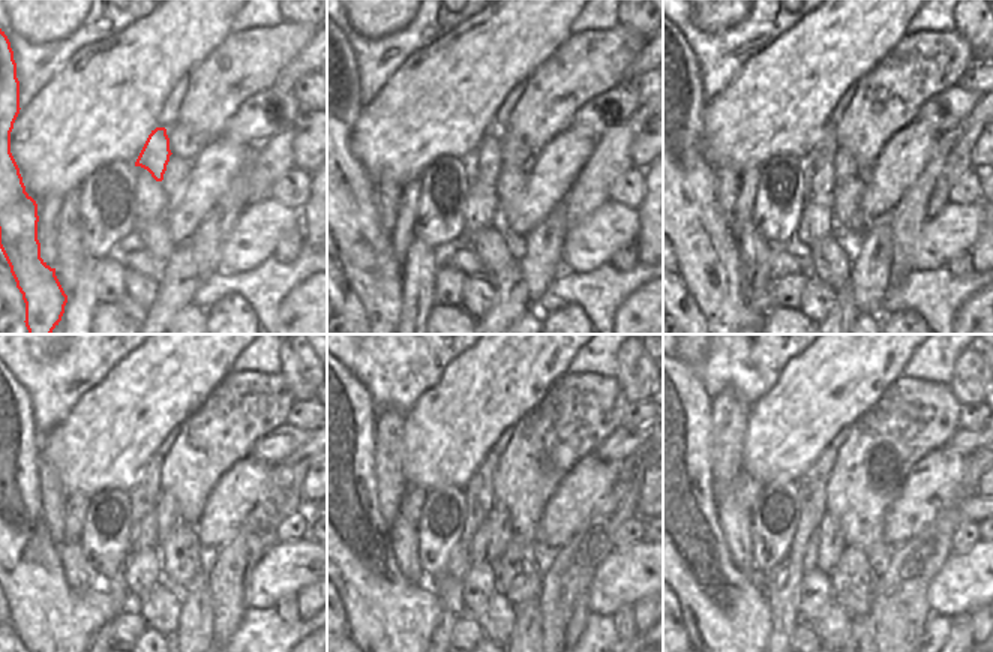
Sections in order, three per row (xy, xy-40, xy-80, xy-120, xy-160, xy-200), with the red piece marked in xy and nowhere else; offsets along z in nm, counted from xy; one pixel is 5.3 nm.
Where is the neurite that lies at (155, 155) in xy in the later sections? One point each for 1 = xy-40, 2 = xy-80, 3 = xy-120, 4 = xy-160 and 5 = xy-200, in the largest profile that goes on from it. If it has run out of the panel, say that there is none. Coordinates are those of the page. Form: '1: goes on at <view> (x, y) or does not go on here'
1: goes on at xy-40 (486, 162)
2: goes on at xy-80 (824, 180)
3: goes on at xy-120 (147, 537)
4: goes on at xy-160 (479, 543)
5: goes on at xy-200 (810, 558)

